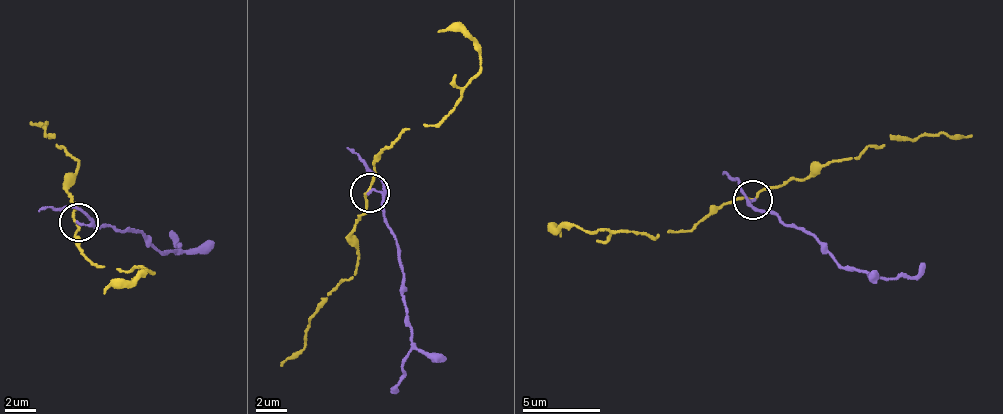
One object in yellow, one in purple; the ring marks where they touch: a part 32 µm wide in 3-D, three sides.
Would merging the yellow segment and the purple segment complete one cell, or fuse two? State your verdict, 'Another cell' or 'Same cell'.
Another cell

